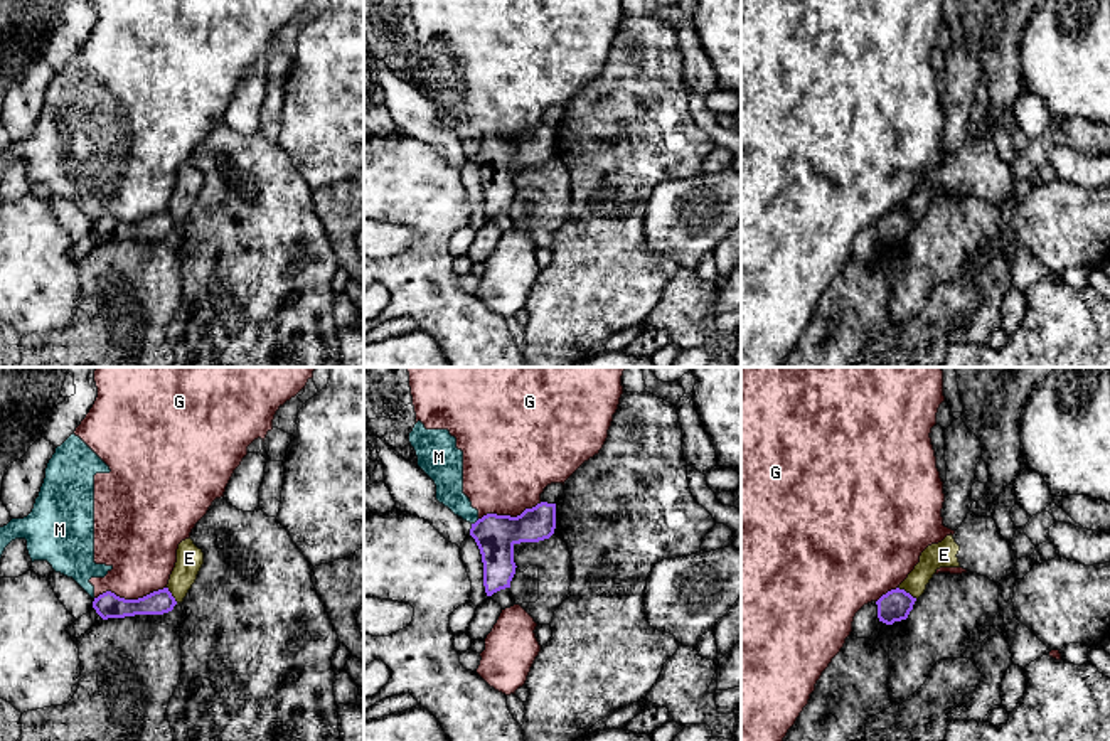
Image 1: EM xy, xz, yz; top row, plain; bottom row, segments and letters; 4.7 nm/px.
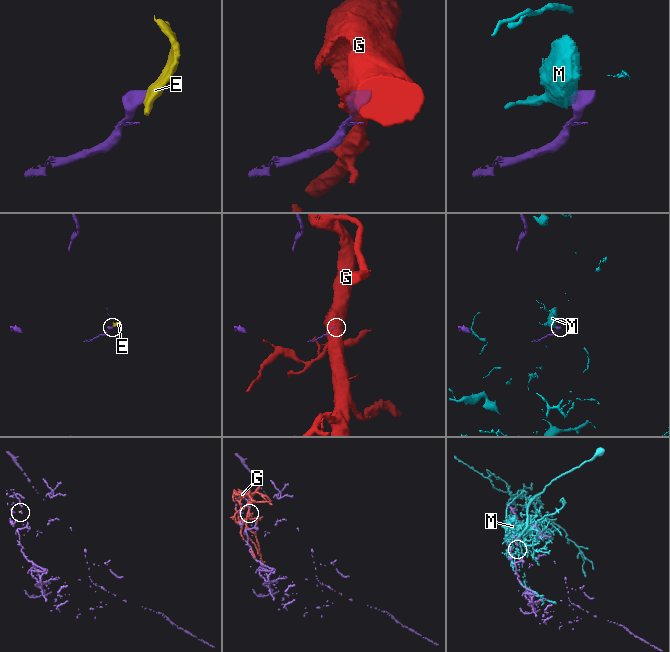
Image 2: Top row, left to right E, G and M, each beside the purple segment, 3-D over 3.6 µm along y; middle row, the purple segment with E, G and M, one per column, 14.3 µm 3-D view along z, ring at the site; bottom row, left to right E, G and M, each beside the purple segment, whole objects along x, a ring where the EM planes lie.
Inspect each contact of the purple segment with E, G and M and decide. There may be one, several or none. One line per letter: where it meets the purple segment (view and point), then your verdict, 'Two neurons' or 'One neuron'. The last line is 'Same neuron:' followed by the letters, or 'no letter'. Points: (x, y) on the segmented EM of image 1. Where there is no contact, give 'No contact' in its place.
E: Touches purple at yz (908, 593). Two neurons
G: Touches purple at xy (130, 600). Two neurons
M: Touches purple at xz (477, 521). Two neurons
Same neuron: no letter

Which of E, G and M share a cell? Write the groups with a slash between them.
E / G M

